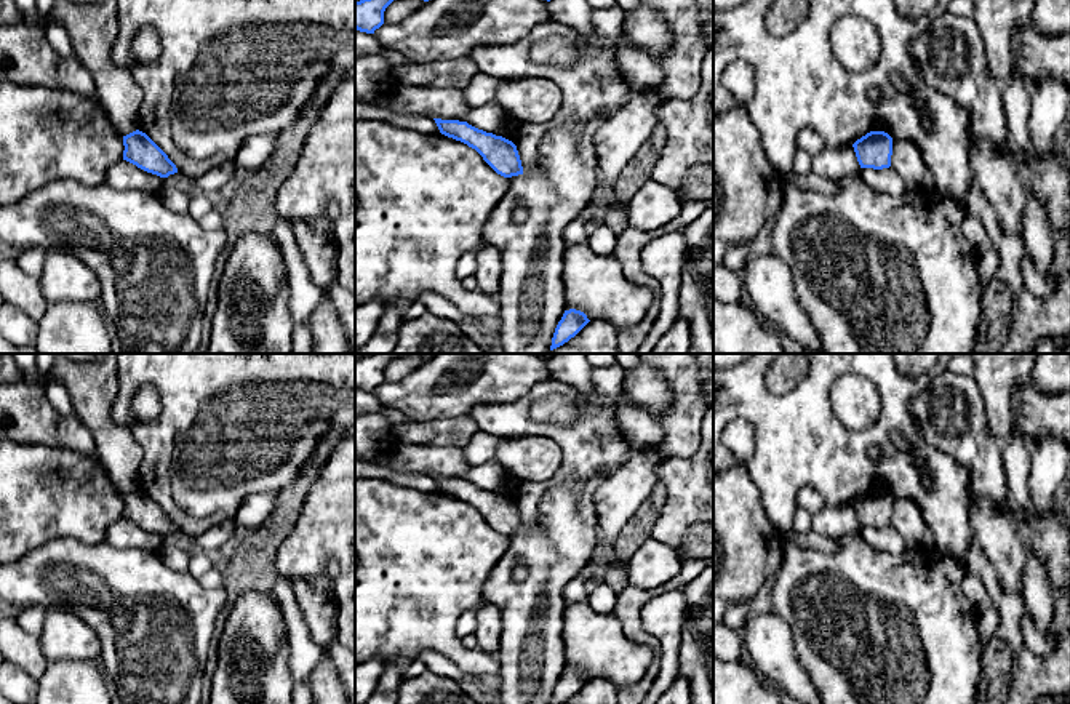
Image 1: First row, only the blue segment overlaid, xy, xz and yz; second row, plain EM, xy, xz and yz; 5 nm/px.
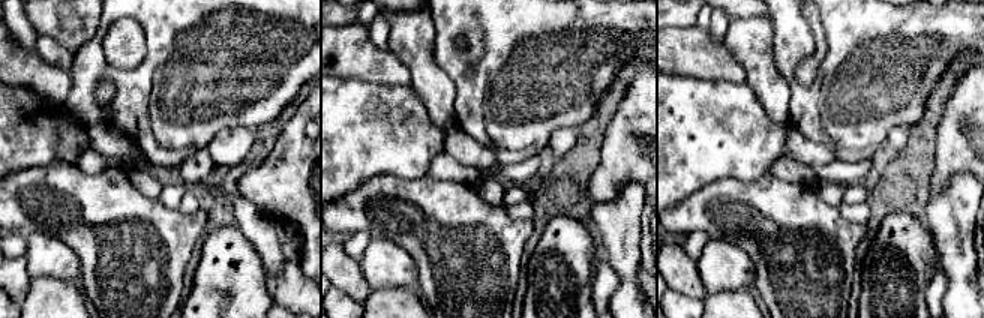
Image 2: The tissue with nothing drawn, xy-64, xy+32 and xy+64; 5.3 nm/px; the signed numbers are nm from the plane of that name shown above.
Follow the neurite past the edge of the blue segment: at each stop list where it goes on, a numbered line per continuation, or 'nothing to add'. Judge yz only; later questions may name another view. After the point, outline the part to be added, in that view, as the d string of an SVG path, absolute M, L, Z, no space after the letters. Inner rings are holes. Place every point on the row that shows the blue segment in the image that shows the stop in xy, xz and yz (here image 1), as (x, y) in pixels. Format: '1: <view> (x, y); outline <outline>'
1: yz (888, 181); outline M892 166L883 170L862 168L860 178L870 189L883 194L900 195L907 190L904 181Z

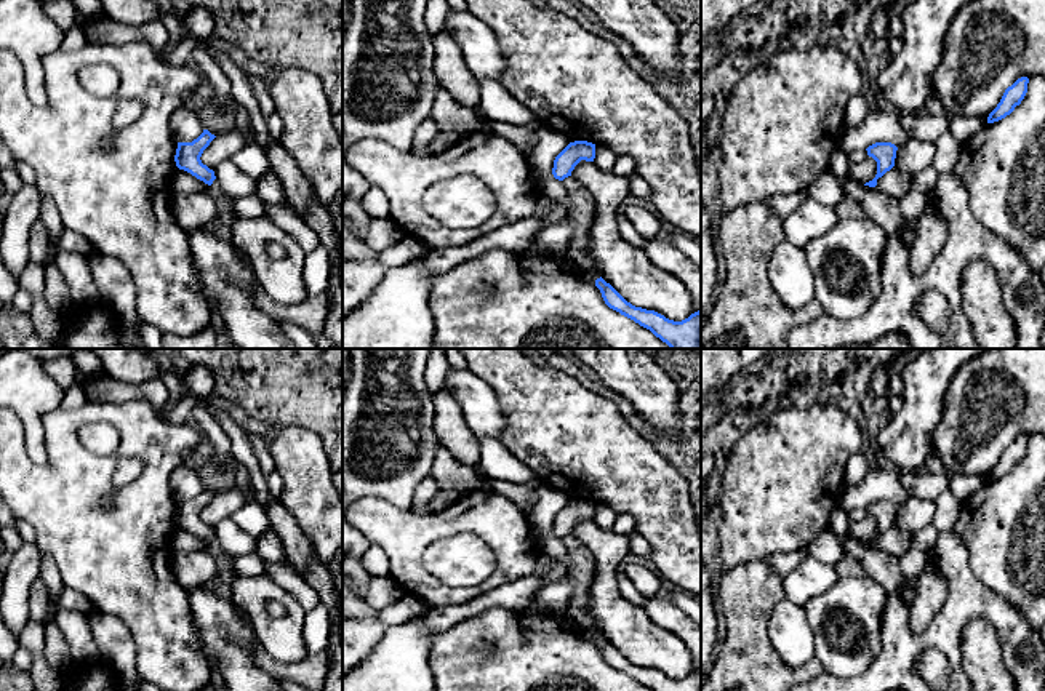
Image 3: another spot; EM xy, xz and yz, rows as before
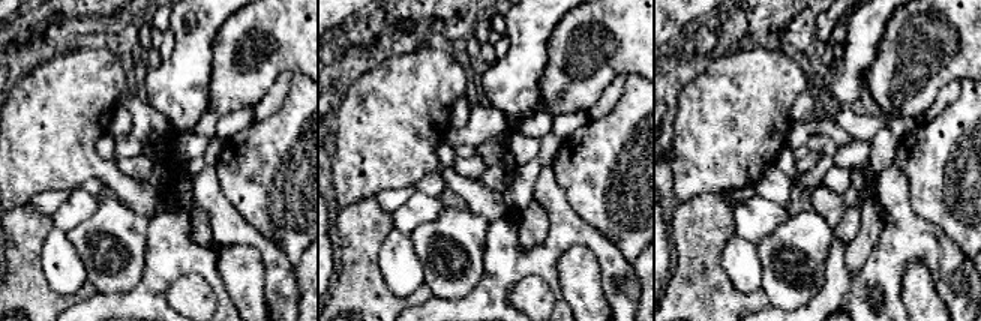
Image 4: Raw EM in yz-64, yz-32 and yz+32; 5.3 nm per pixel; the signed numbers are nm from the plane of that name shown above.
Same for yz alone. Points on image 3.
nothing to add

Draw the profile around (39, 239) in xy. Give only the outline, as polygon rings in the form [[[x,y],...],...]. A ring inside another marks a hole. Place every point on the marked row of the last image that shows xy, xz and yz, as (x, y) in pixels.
[[[38,219],[29,234],[29,253],[34,262],[45,264],[50,248],[50,232]]]

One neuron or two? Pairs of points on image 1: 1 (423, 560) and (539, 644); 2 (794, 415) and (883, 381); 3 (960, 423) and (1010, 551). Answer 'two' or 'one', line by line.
1: two
2: one
3: one

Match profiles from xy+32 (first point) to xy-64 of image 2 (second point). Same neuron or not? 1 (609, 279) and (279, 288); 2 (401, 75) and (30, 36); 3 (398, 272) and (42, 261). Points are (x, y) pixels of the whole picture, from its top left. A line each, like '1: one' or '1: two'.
1: two
2: two
3: one

